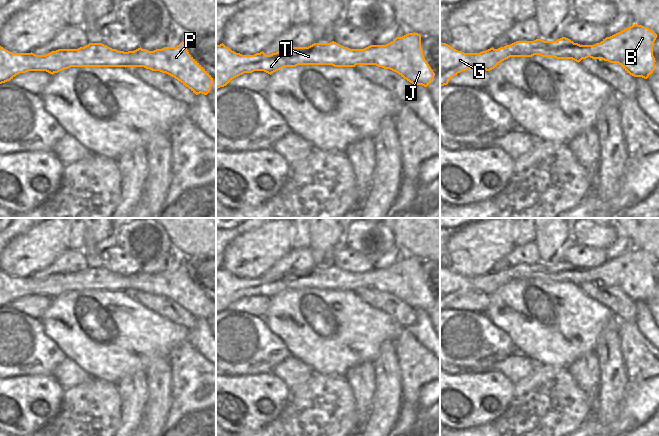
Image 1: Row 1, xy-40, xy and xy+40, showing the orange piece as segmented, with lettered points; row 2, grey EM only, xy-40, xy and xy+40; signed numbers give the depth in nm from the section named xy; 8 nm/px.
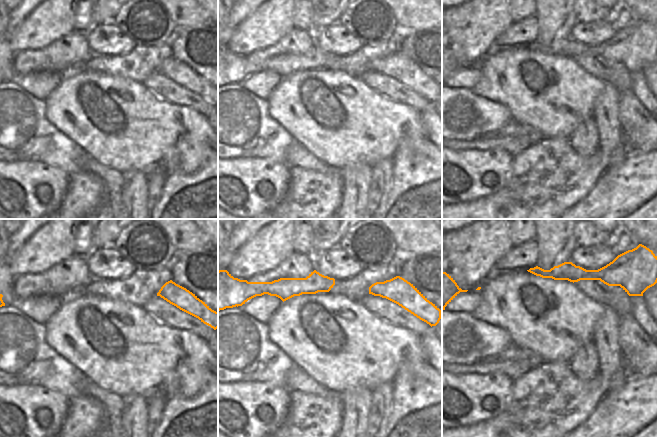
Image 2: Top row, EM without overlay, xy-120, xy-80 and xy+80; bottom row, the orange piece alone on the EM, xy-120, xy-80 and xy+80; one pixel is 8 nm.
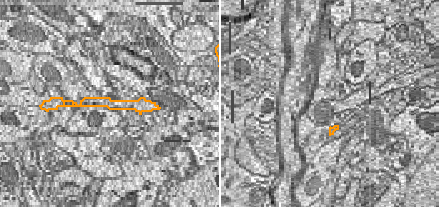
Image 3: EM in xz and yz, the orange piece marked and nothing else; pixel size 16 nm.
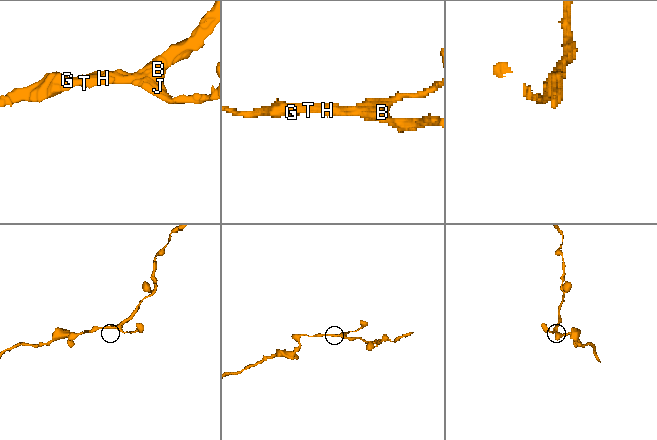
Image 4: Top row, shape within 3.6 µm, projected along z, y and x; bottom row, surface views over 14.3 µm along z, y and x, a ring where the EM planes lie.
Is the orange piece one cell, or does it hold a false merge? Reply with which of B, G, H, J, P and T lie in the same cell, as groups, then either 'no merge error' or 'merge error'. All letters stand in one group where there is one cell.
B G H J P T | no merge error

